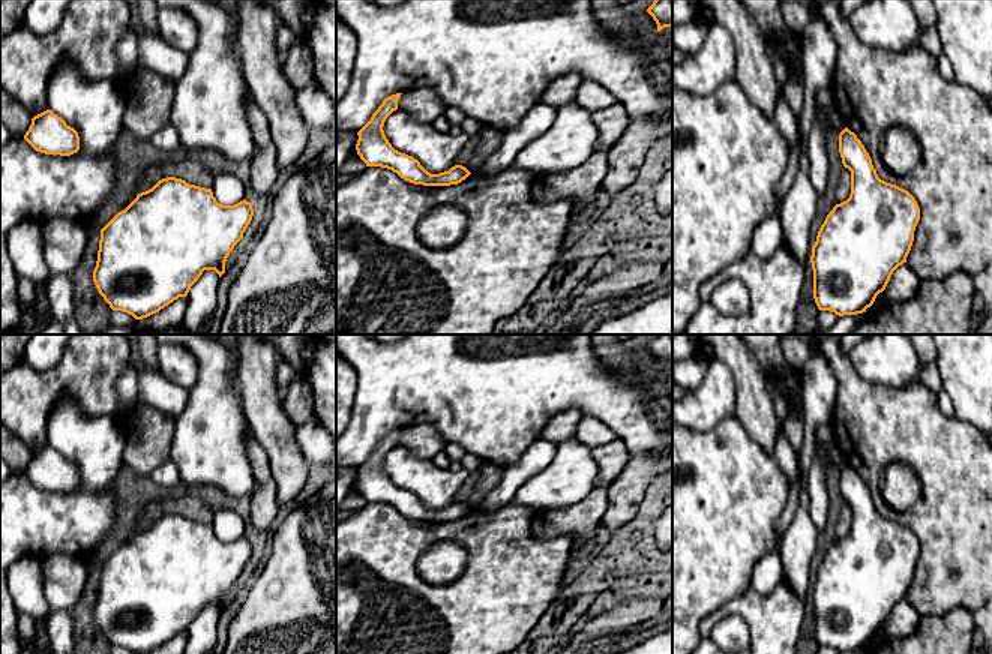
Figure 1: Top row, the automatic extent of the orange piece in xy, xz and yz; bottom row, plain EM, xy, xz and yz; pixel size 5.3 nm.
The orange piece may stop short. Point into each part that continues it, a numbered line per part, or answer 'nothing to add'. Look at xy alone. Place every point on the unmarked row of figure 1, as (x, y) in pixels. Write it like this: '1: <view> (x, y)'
nothing to add

